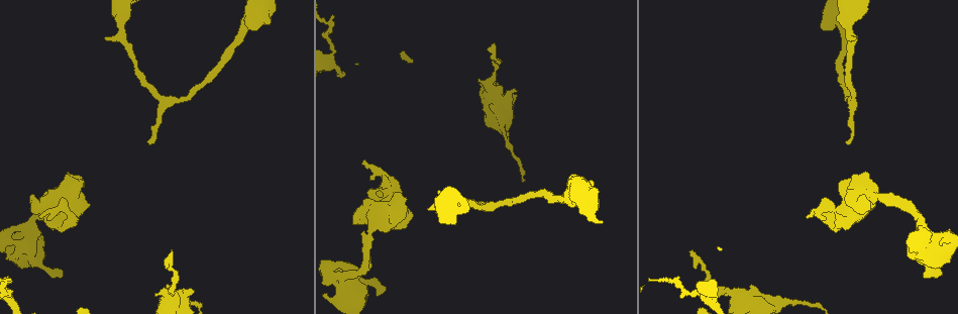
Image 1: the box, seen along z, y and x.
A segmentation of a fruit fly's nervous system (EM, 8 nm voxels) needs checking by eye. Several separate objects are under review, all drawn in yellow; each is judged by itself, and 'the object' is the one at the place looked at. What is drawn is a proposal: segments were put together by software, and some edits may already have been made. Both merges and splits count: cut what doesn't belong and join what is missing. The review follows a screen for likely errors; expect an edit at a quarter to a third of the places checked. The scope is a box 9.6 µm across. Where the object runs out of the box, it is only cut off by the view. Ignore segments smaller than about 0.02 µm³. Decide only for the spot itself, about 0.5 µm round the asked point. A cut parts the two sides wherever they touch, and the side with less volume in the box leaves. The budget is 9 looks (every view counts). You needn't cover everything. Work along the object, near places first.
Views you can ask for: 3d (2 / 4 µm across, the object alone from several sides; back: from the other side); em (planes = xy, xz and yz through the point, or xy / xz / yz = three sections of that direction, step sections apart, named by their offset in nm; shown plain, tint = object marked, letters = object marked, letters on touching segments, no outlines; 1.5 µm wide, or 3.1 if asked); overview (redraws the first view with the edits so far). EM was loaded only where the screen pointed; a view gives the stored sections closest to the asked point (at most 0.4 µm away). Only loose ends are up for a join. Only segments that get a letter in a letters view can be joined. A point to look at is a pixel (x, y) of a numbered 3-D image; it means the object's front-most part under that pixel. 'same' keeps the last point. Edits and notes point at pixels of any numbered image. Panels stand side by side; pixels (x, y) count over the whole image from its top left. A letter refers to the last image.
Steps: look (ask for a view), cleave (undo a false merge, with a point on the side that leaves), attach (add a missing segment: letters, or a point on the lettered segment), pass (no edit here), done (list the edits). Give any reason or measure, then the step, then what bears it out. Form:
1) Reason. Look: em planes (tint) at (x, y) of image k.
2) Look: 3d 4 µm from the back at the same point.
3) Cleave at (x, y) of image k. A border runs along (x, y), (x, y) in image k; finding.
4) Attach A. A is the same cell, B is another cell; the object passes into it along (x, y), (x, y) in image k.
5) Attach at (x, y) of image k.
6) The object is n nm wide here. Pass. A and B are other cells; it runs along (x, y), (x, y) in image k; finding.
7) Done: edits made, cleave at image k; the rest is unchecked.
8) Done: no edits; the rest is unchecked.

Look: 3d 4 µm at (346, 261) of image 1.

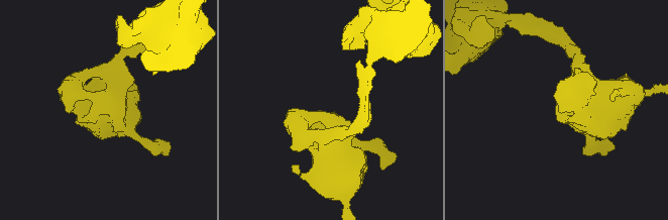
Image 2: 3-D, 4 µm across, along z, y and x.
Now the EM. Look: em planes (letters) at (105, 114) of image 2.

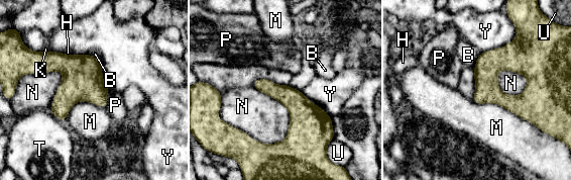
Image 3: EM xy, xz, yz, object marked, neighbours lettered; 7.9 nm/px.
The object is 200 nm wide here. Pass. B, H, K, M, N, P, T, U and Y are other cells; a border runs along (472, 99), (497, 103), (544, 131) in image 3; no lettered segment goes on from it.

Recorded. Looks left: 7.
Free end. Look: em planes (letters) at (39, 216) of image 1.

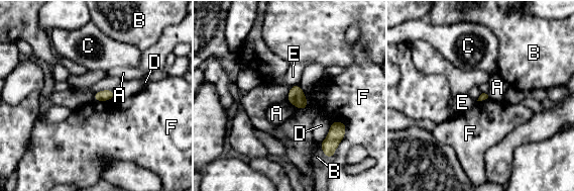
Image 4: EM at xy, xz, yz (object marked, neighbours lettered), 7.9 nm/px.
Pass. A, B, C, D, E and F are other cells; none of them fits.

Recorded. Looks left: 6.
Tapers out. Look: 3d 4 µm at (845, 142) of image 1.

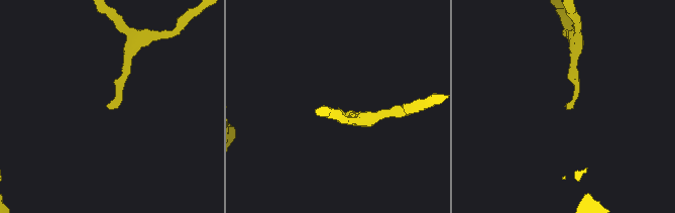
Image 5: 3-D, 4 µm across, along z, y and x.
Now the EM. Look: em planes (letters) at (107, 107) of image 5.

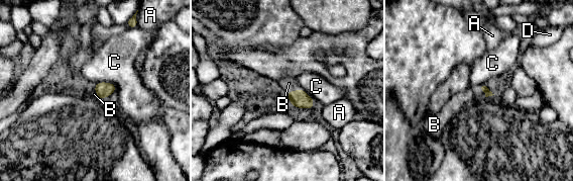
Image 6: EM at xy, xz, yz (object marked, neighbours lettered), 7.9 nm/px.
Attach B. B is the same cell, A, C and D are other cells; the object passes into it along (482, 87), (481, 90), (458, 101) in image 6; it goes on there.

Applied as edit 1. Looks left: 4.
Calibre changes. Look: 3d 4 µm at (165, 294) of image 1.

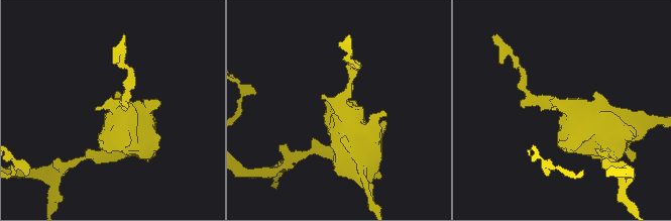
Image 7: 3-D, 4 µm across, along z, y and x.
Now the EM. Look: em planes (letters) at (113, 108) of image 7.

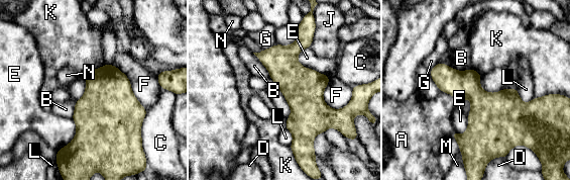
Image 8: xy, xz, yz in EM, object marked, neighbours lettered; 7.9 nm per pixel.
The object is 240 nm wide here. Pass. A, B, C, D, E, F, G, J, K, L, M and N are other cells; a border runs along (105, 64), (84, 74) in image 8; one cell here.

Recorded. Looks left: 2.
Done: edits made, attach at image 6; the rest is unchecked.

